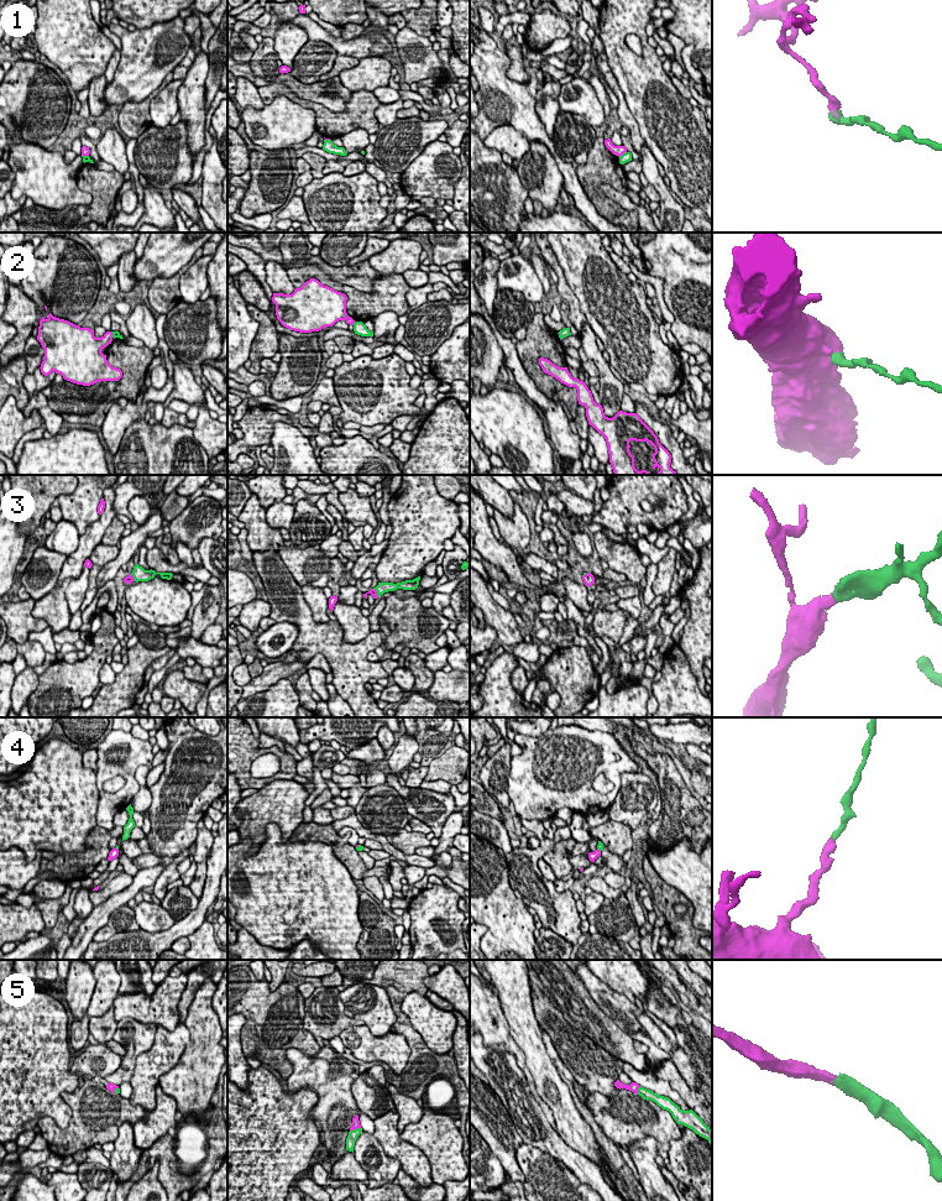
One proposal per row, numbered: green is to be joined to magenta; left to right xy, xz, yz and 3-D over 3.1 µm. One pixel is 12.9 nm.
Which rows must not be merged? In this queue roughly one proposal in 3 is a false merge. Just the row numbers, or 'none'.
2

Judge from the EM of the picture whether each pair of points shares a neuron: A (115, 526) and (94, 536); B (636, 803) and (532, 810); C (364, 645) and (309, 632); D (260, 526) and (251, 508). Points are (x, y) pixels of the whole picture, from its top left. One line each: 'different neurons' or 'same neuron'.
A: different neurons
B: different neurons
C: same neuron
D: same neuron

